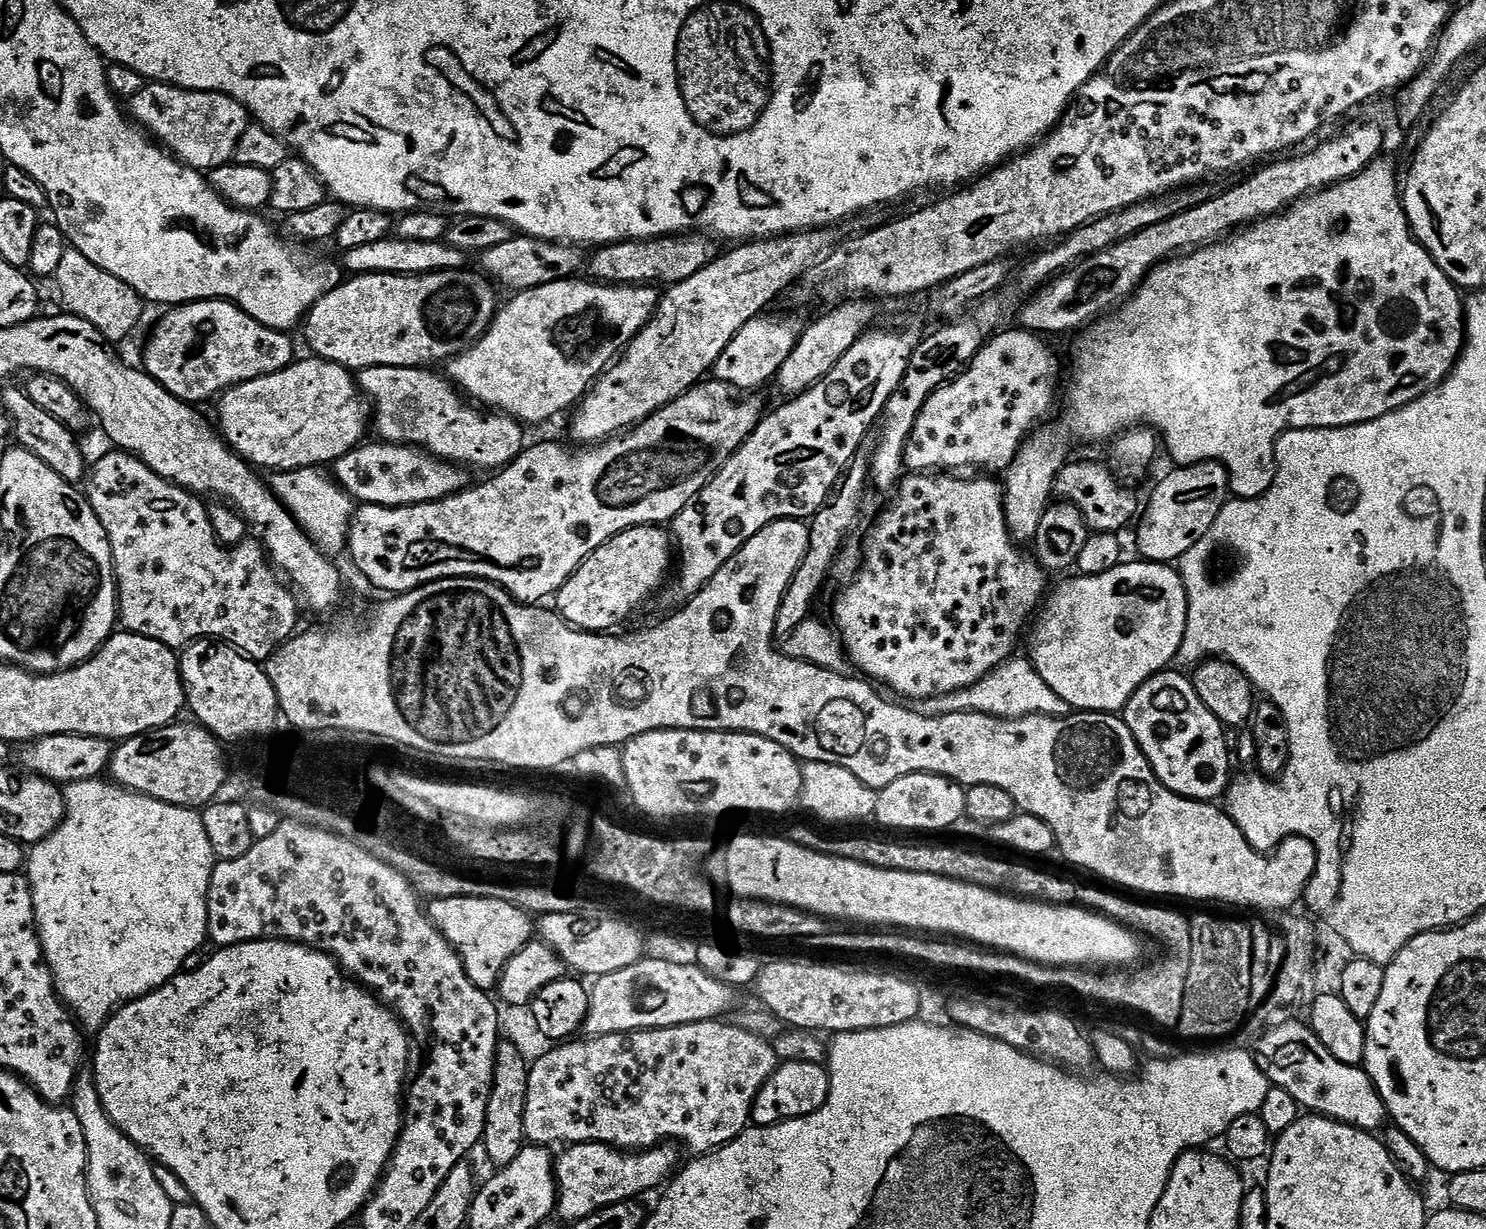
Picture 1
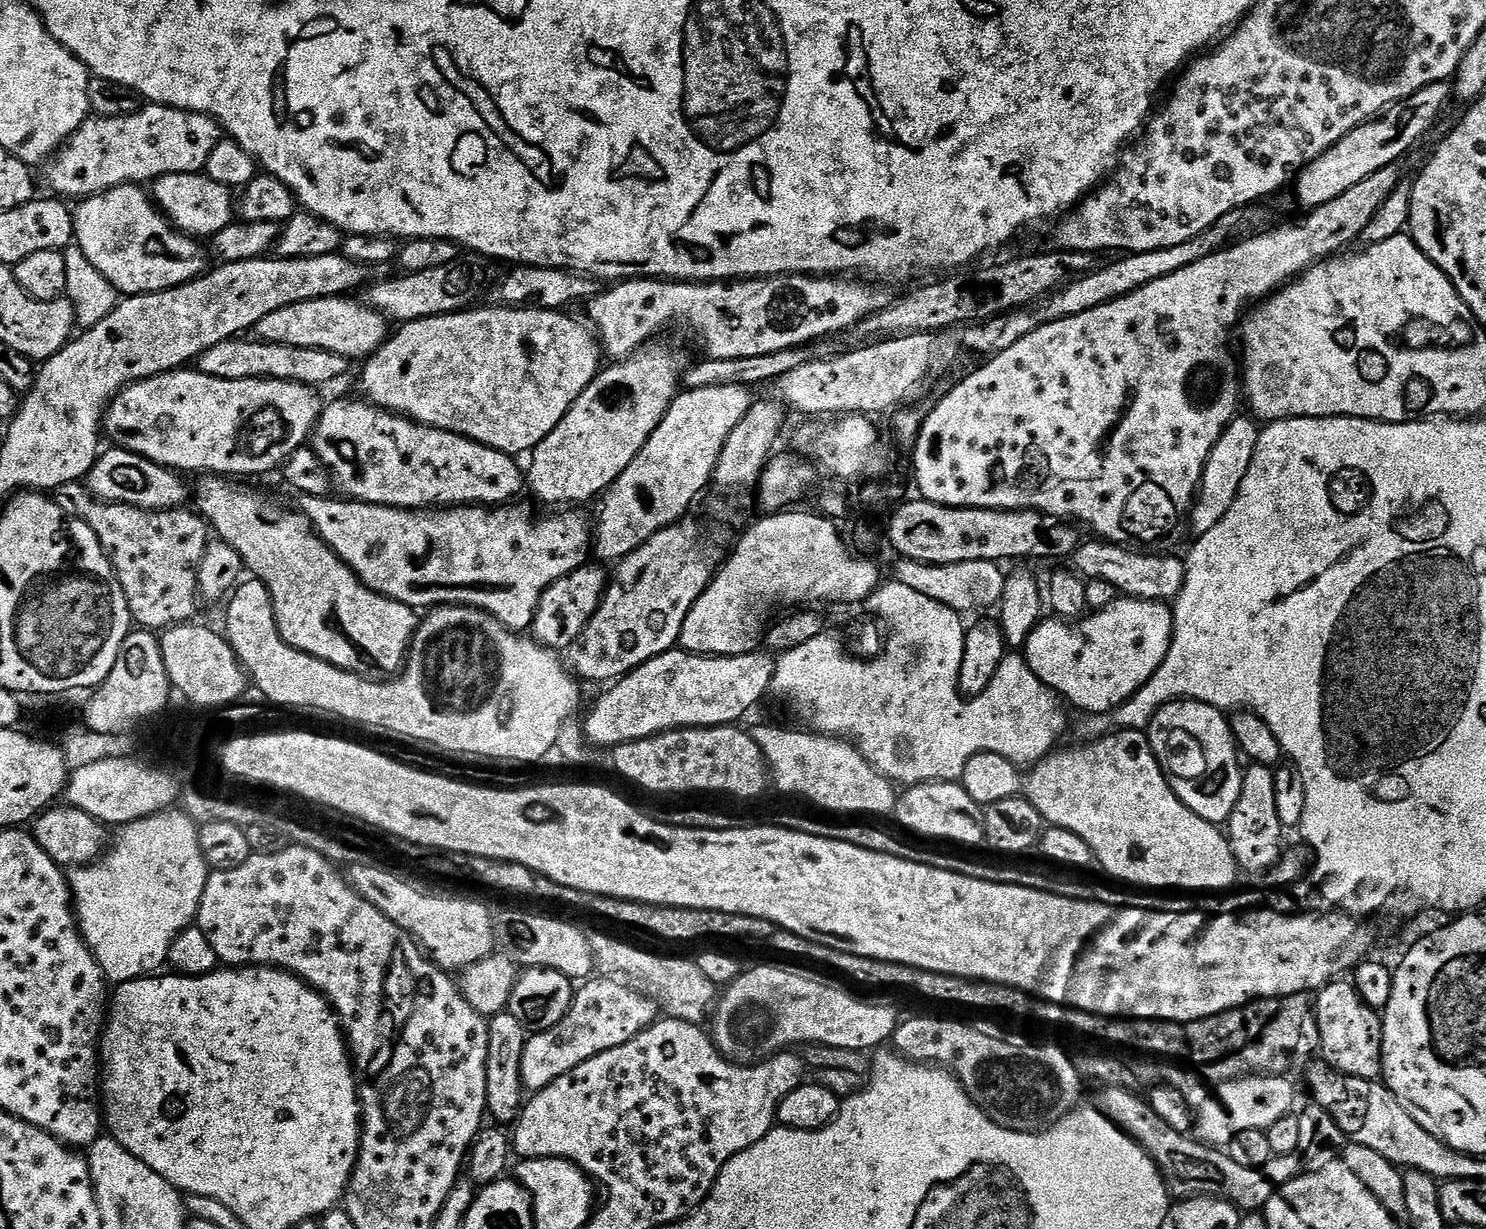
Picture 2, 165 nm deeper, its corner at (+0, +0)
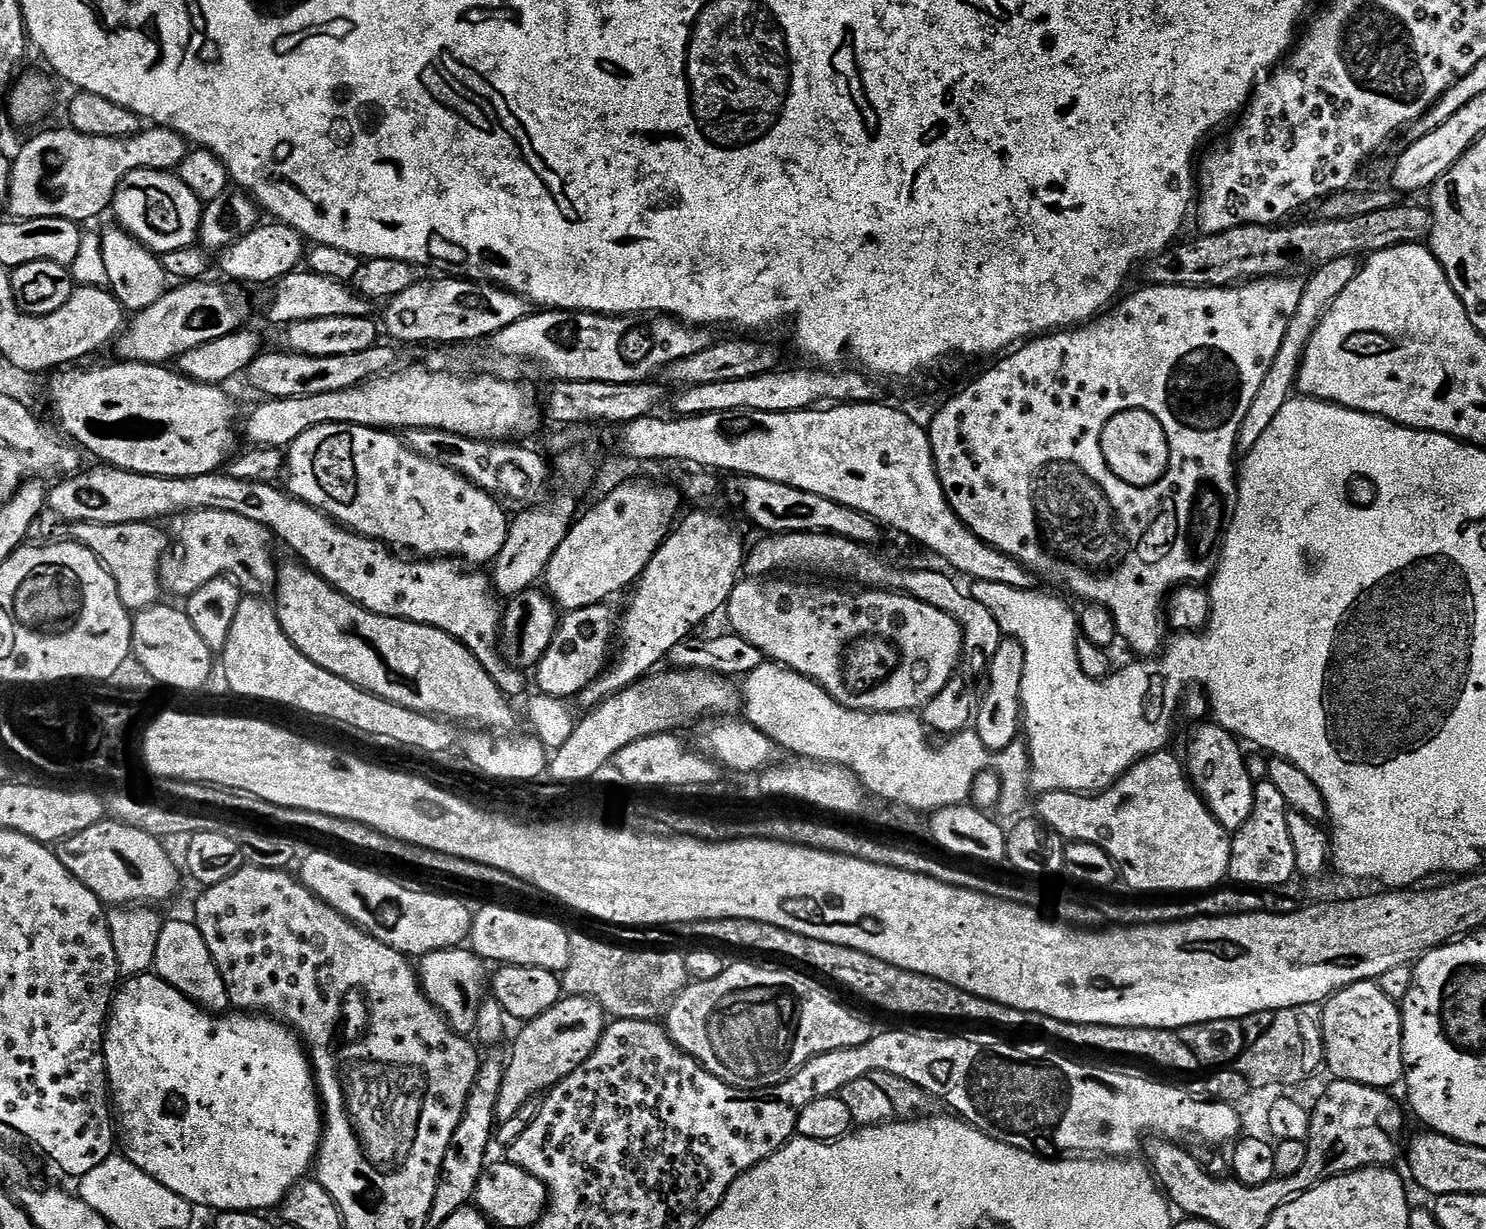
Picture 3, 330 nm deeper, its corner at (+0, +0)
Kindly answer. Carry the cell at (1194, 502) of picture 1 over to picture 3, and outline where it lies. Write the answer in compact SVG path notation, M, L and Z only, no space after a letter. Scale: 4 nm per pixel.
M1355 256L1346 258L1334 258L1334 262L1326 262L1321 268L1315 269L1311 273L1309 280L1303 281L1302 299L1298 301L1298 310L1294 310L1294 318L1290 318L1290 326L1286 330L1286 338L1282 338L1282 346L1278 350L1278 358L1266 370L1266 378L1262 381L1262 386L1258 389L1258 394L1254 397L1250 410L1246 413L1246 422L1242 422L1242 430L1238 434L1237 449L1241 453L1247 454L1262 438L1262 433L1270 427L1270 422L1274 422L1274 417L1286 402L1293 399L1296 388L1296 375L1300 373L1300 363L1304 357L1306 346L1310 342L1312 335L1322 322L1322 318L1330 310L1330 306L1354 282L1354 278L1360 273L1361 261Z

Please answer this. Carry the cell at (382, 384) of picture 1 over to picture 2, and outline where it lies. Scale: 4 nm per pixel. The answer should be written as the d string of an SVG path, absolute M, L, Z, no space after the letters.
M363 399L357 400L336 400L332 405L325 407L320 413L316 427L312 429L310 446L318 454L318 458L327 466L328 472L332 475L332 483L337 489L341 488L343 495L349 500L359 500L362 504L381 504L387 508L407 508L409 510L436 510L446 508L459 508L461 506L503 506L516 496L520 491L525 491L526 476L516 465L515 455L499 452L490 446L486 446L477 440L471 440L465 436L459 436L453 432L447 432L441 428L432 428L428 424L418 424L406 416L394 412L386 412L375 404L369 404Z

